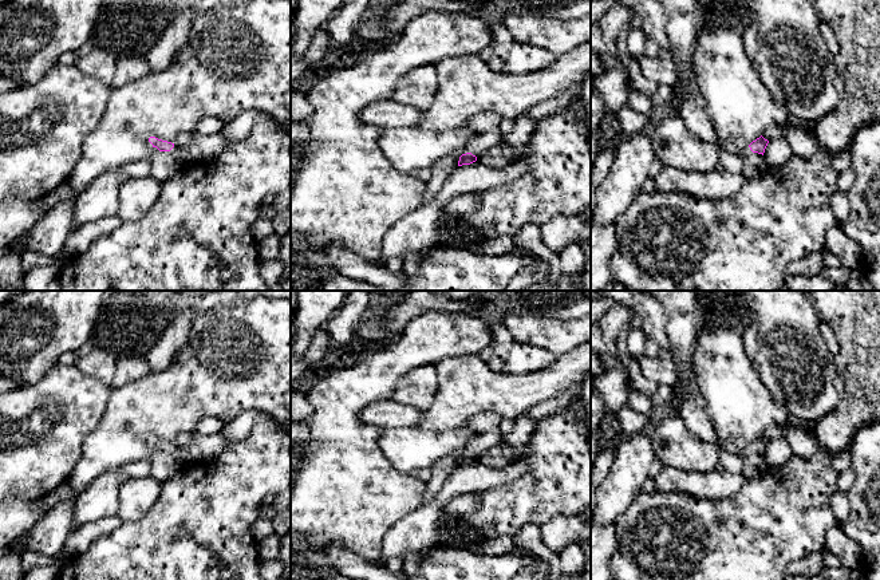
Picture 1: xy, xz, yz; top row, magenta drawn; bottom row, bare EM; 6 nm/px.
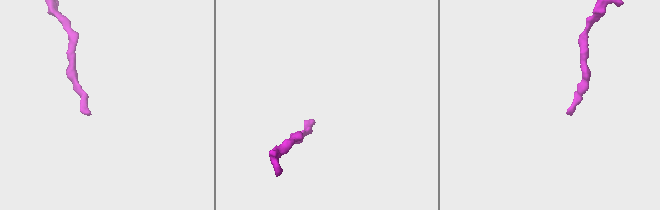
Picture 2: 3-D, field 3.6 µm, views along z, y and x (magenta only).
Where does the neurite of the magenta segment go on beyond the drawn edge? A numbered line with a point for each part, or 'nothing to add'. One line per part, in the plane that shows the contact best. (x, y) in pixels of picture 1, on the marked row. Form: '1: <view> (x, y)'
1: xz (481, 143)

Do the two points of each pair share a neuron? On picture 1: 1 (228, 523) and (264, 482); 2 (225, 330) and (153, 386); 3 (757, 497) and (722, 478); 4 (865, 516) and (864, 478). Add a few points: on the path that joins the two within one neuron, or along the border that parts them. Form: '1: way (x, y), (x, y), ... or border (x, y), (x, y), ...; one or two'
1: way (233, 512), (253, 492); one
2: way (208, 348), (172, 385); one
3: border (748, 480), (734, 494), (710, 500); two
4: way (865, 506), (865, 488); one

